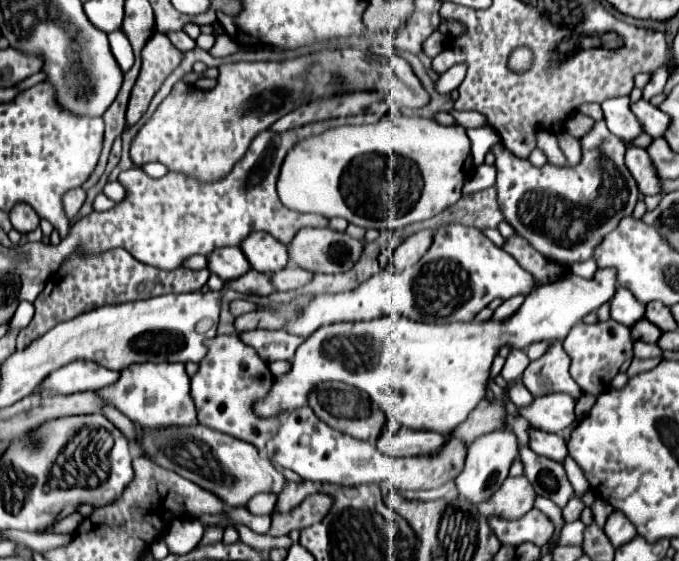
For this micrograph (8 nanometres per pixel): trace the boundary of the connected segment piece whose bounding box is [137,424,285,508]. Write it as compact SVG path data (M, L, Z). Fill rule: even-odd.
M203 424L193 426L171 426L171 428L155 428L155 430L143 430L137 426L139 434L139 448L143 456L153 460L155 464L177 472L179 476L191 480L193 484L217 494L229 508L245 506L253 494L259 492L275 492L279 494L285 478L283 474L273 466L269 458L263 458L255 446L237 440L229 434L221 434L217 430L211 430Z

